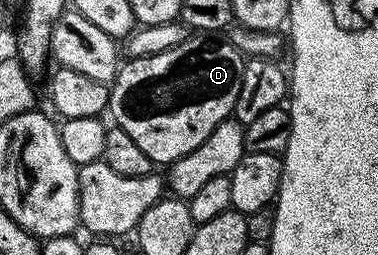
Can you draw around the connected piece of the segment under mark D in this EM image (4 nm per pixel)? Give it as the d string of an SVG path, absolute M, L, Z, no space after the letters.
M192 35L178 49L124 60L120 64L119 73L109 85L109 117L115 120L112 122L118 128L133 138L133 143L137 143L137 147L141 147L141 151L145 151L145 155L149 155L156 166L169 167L177 159L189 155L193 147L201 147L201 143L213 135L215 128L234 114L237 95L241 91L244 60L244 54L230 40L216 39L211 35Z

